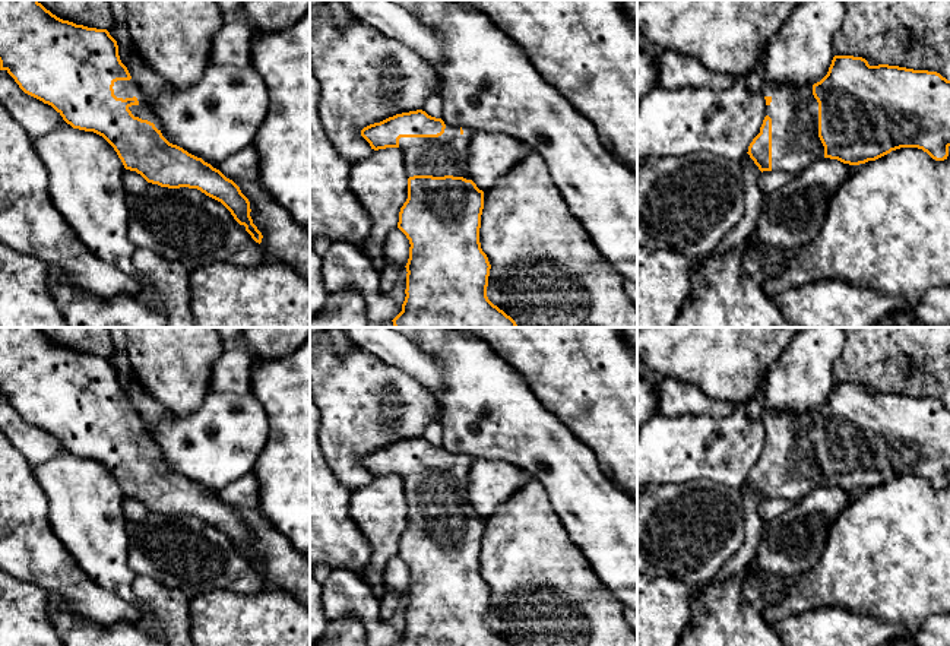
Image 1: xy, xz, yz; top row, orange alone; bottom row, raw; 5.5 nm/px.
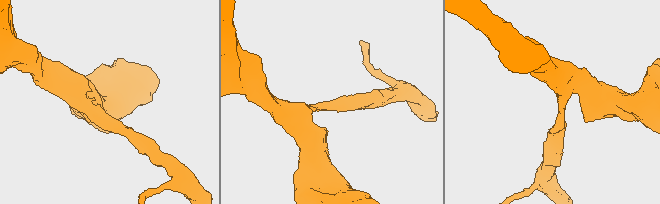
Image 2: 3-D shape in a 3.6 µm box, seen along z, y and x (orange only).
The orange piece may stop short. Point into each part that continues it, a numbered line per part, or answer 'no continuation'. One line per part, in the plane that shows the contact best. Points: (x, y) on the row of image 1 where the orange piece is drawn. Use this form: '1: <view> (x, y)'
1: xy (123, 89)

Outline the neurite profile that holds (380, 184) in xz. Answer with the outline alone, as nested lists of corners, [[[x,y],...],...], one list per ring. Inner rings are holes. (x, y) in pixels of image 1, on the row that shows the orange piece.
[[[399,148],[371,151],[371,155],[351,164],[349,190],[371,216],[364,240],[364,254],[376,272],[386,266],[384,243],[398,227],[399,212],[408,199],[408,177]]]

